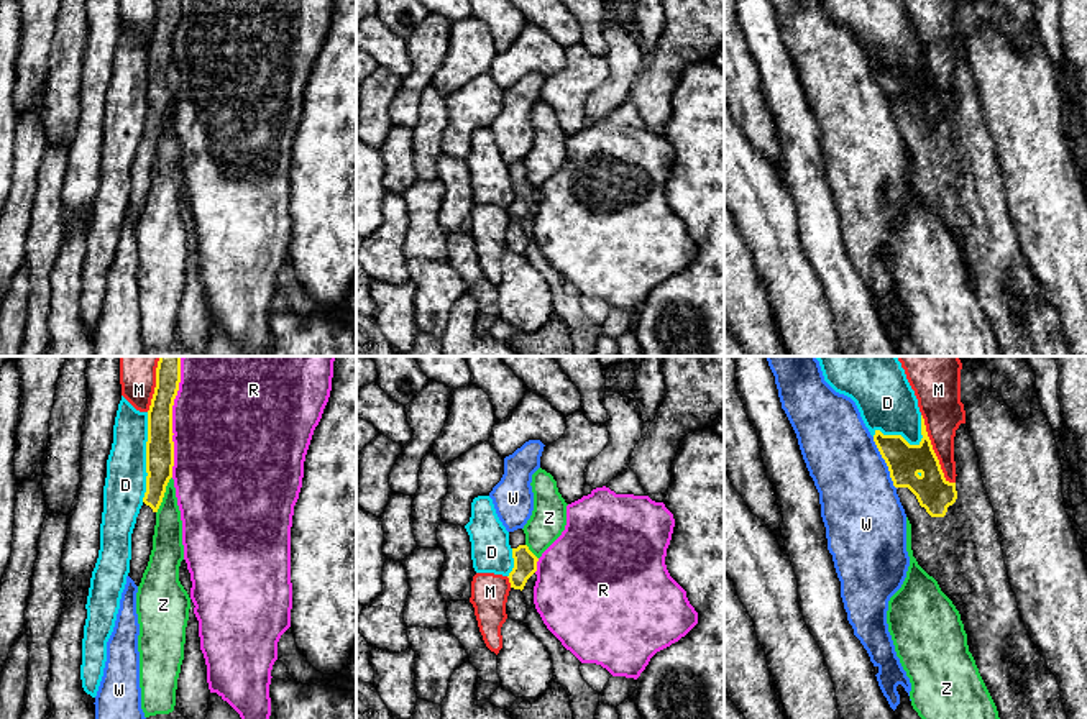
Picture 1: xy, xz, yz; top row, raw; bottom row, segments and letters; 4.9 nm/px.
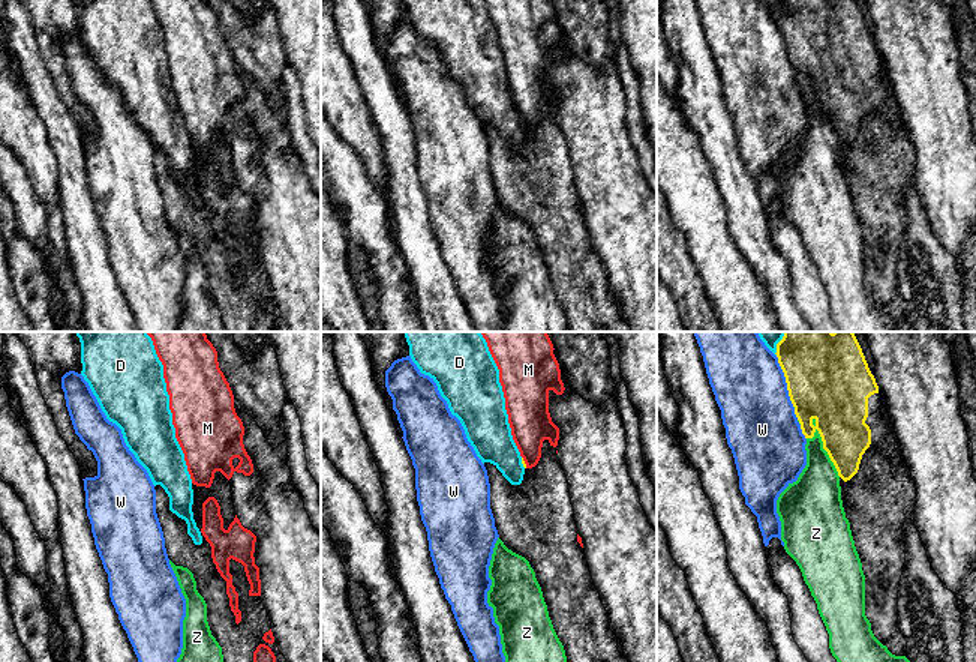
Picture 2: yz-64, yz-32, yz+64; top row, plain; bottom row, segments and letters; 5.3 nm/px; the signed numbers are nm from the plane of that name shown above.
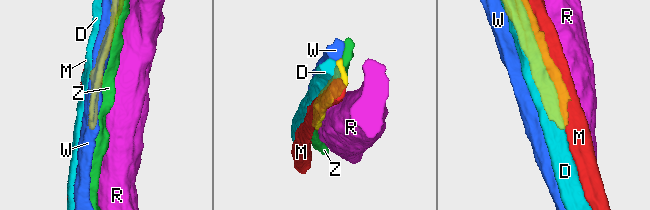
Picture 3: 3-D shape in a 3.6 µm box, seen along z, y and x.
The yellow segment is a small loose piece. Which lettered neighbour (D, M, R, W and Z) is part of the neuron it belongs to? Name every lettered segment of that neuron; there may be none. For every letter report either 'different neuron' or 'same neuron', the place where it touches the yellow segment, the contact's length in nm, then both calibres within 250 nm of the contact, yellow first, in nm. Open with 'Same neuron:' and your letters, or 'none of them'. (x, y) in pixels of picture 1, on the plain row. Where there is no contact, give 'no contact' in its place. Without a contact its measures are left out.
Same neuron: none of them
D: different neuron; contact xy (146, 89); length 440 nm; calibres 140 and 200 nm
M: different neuron; contact yz (933, 82); length 380 nm; calibres 170 and 200 nm
R: different neuron; contact xy (171, 54); length 550 nm; calibres 140 and 500 nm
W: different neuron; contact yz (885, 94); length 280 nm; calibres 170 and 380 nm
Z: different neuron; contact xy (163, 127); length 200 nm; calibres 140 and 140 nm

